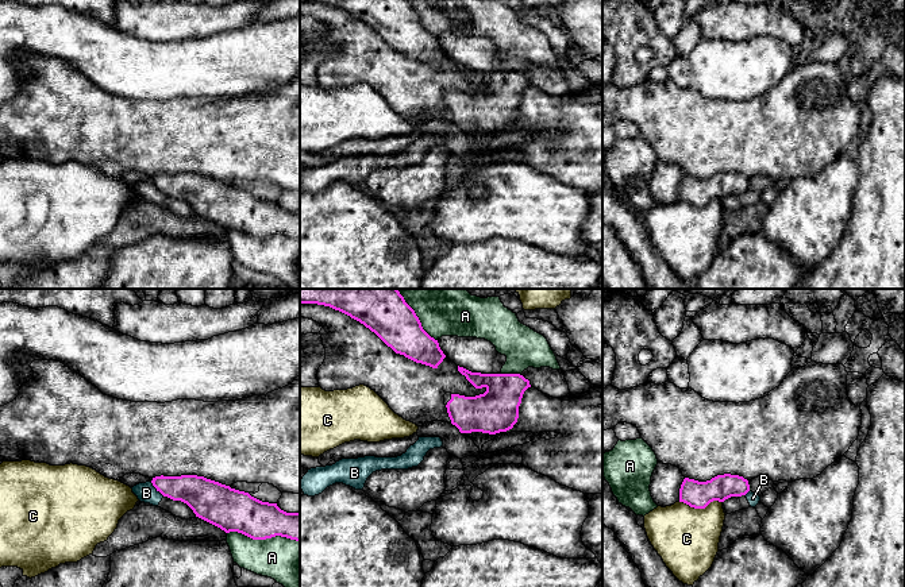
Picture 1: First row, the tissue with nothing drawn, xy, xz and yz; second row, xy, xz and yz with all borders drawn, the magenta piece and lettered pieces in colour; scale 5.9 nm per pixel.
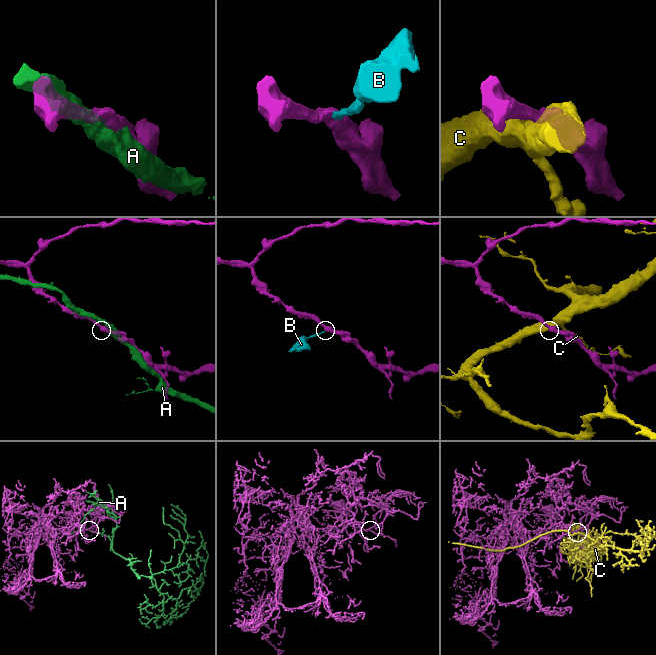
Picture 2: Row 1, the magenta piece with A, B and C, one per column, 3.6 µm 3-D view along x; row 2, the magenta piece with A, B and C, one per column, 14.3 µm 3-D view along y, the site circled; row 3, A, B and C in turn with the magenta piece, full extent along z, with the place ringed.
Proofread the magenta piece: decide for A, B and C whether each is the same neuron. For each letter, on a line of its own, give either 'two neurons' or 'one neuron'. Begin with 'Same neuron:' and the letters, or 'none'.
Same neuron: none
A: two neurons
B: two neurons
C: two neurons

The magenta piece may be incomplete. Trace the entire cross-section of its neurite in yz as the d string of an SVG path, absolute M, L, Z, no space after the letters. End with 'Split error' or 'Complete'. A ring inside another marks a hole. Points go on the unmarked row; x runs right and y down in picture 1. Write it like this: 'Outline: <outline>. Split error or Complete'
Outline: M717 173L706 179L685 175L679 186L679 200L694 206L705 206L713 198L724 200L748 189L748 178L739 173Z. Complete

